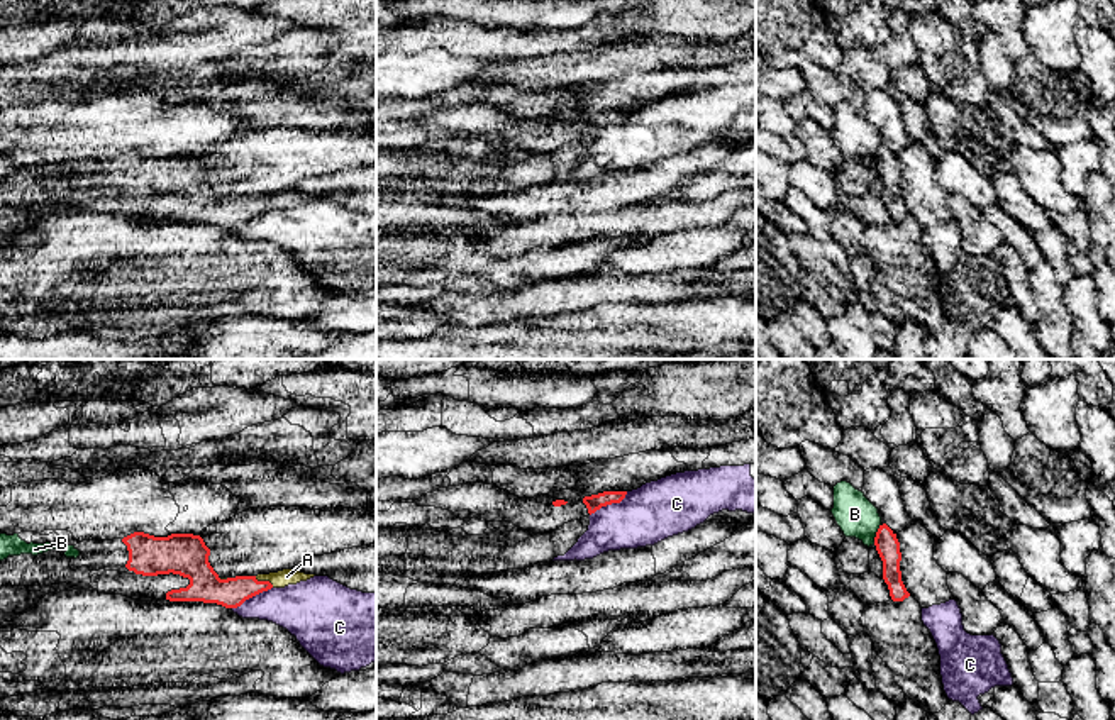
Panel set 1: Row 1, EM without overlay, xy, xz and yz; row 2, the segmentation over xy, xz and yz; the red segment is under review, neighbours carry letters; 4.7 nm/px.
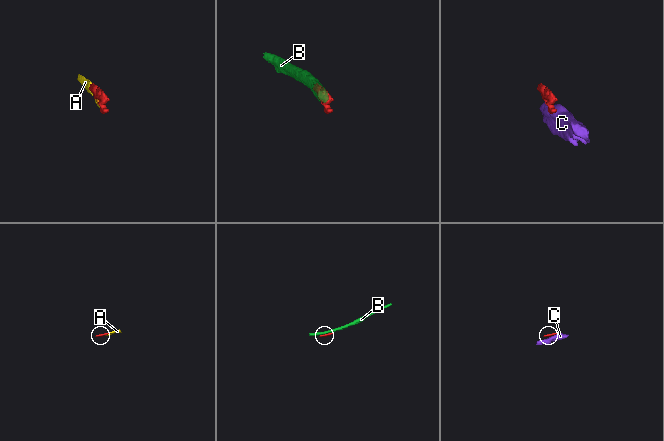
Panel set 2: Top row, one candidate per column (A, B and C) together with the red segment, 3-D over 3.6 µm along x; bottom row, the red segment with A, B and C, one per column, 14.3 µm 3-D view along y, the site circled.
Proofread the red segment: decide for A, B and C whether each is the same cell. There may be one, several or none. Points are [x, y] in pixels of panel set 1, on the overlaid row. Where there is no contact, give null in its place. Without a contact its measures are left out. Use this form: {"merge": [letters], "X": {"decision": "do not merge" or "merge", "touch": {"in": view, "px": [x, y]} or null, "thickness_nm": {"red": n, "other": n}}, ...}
{"merge": ["A"], "A": {"decision": "merge", "touch": {"in": "xy", "px": [265, 581]}, "thickness_nm": {"red": 140, "other": 80}}, "B": {"decision": "do not merge", "touch": {"in": "yz", "px": [876, 534]}, "thickness_nm": {"red": 110, "other": 190}}, "C": {"decision": "do not merge", "touch": {"in": "xz", "px": [609, 504]}, "thickness_nm": {"red": 80, "other": 280}}}

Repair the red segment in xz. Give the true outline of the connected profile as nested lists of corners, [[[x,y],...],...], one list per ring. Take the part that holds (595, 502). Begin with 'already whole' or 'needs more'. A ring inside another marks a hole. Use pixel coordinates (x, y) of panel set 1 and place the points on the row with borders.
already whole; [[[603,491],[598,495],[585,496],[583,503],[588,508],[588,513],[595,513],[602,507],[620,503],[625,498],[627,491]]]

